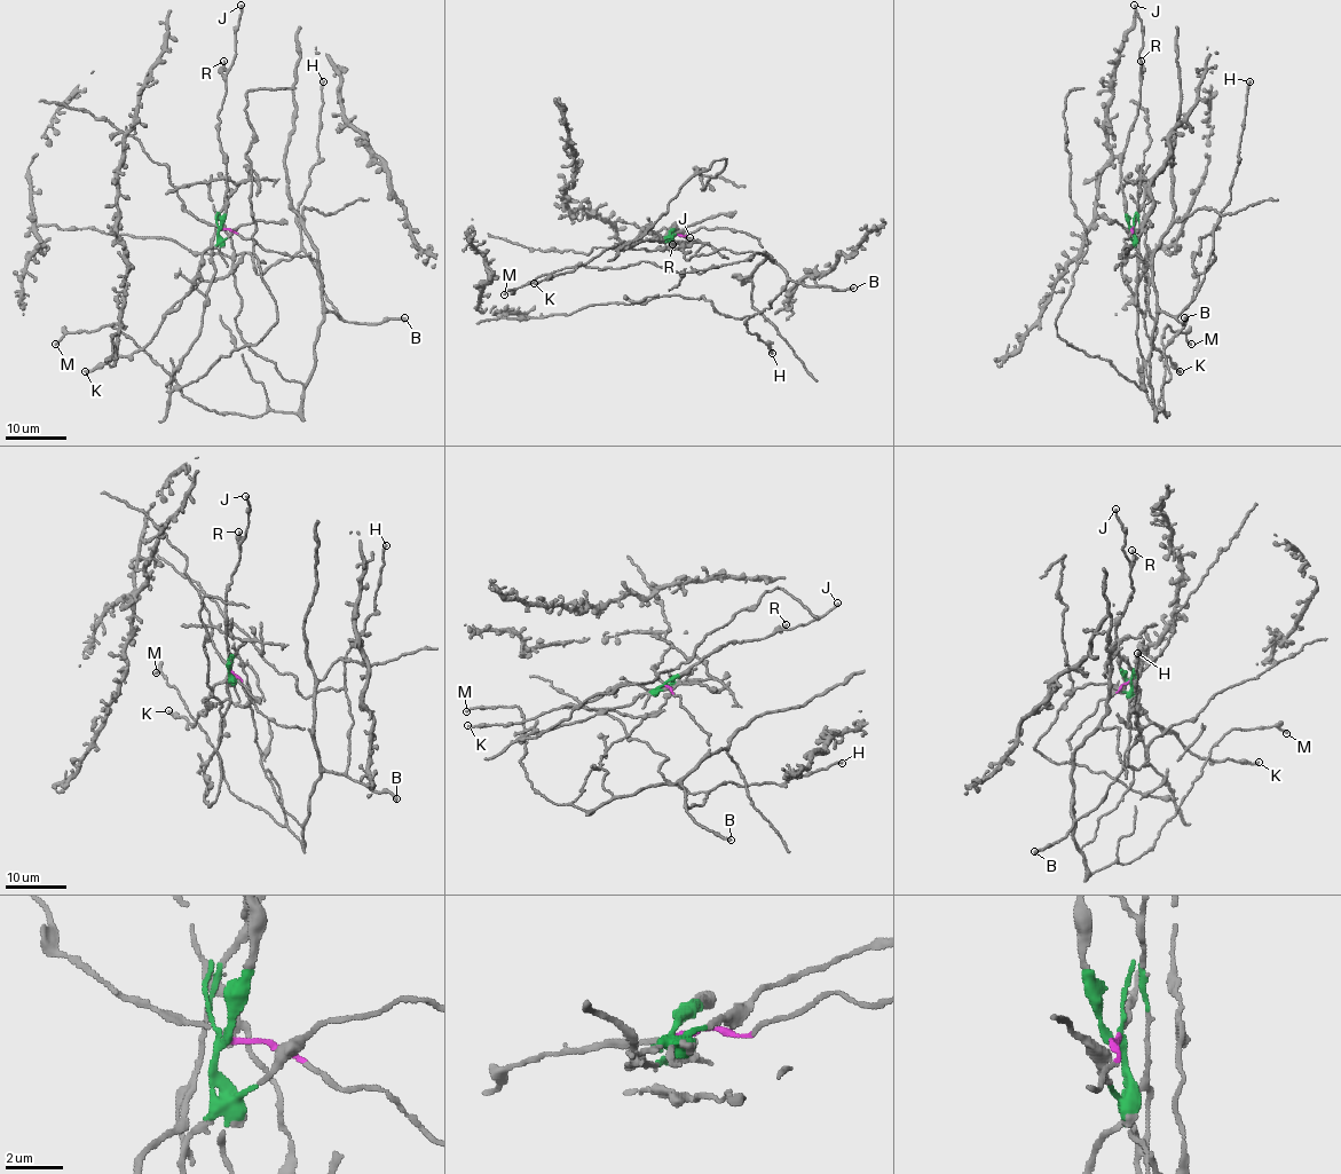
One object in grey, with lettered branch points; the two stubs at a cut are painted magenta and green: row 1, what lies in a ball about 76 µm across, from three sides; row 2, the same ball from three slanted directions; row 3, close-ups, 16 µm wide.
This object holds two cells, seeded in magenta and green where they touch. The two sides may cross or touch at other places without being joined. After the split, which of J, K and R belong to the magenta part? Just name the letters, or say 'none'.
none

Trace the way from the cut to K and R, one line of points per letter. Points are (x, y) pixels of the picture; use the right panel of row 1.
K: (1133, 228), (1135, 246), (1128, 252), (1121, 274), (1144, 314), (1145, 336), (1180, 370)
R: (1133, 228), (1125, 211), (1120, 156), (1137, 116), (1141, 60)

